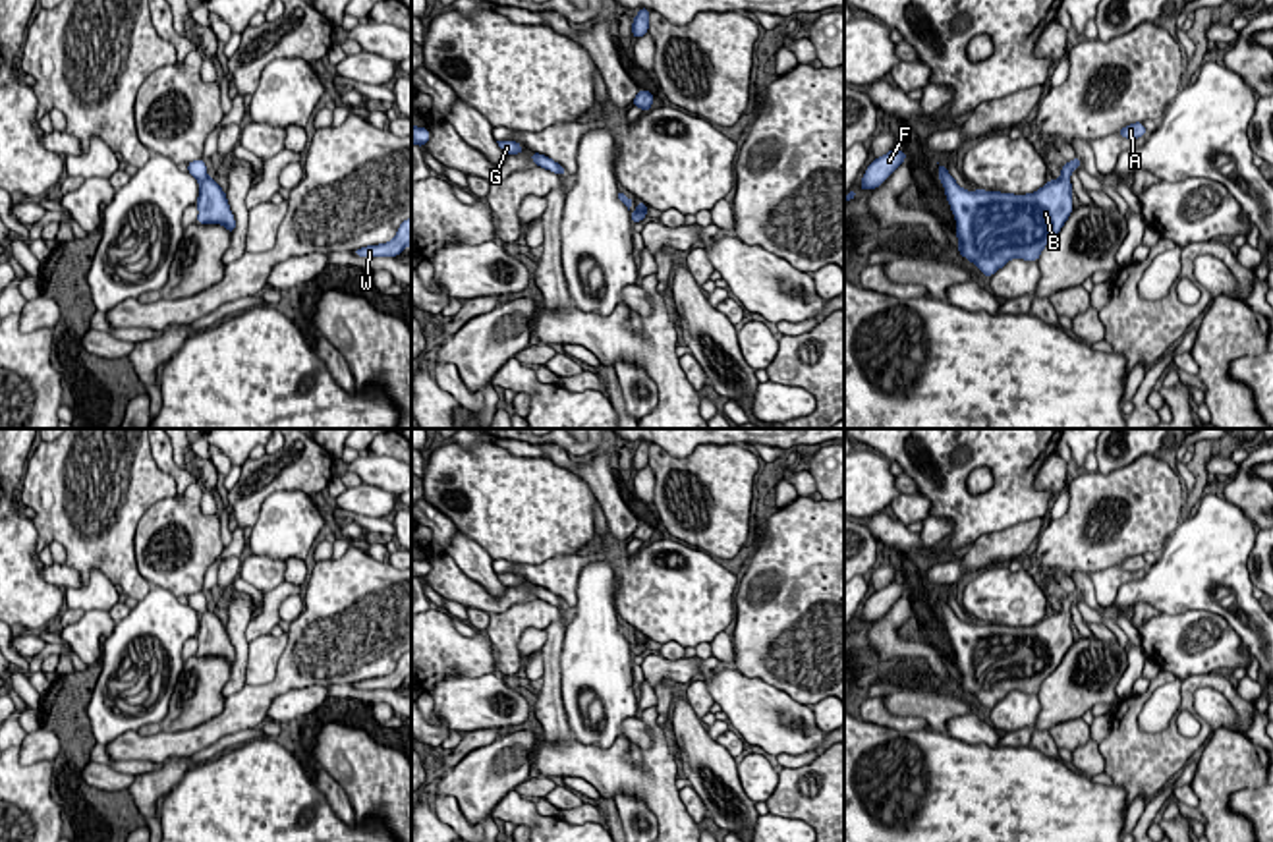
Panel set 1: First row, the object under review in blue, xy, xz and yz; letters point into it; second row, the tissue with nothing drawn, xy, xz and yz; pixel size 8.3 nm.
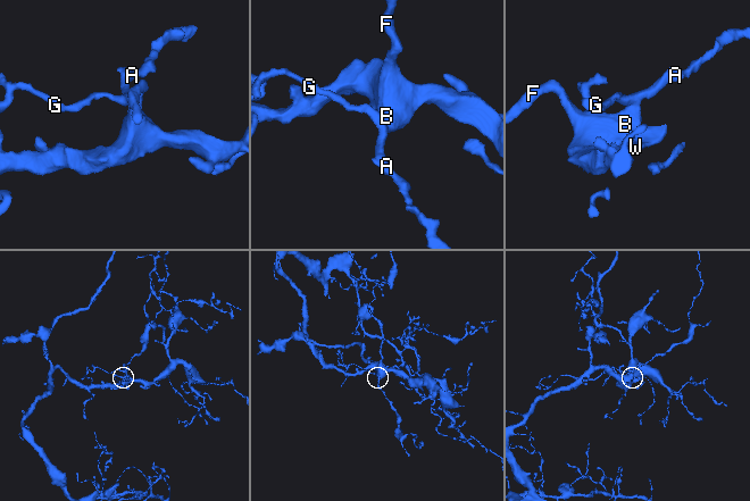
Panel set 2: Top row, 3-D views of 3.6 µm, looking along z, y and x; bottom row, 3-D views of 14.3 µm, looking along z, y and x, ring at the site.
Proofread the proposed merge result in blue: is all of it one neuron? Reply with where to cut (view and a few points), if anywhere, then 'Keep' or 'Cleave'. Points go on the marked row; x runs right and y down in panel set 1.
No split. Keep

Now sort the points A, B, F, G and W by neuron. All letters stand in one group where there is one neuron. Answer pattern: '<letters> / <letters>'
A B F G W

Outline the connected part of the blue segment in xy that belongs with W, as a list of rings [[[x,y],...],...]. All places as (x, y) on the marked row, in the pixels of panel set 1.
[[[411,218],[404,220],[396,232],[396,238],[388,243],[369,245],[352,251],[357,257],[398,257],[406,245],[411,245]]]

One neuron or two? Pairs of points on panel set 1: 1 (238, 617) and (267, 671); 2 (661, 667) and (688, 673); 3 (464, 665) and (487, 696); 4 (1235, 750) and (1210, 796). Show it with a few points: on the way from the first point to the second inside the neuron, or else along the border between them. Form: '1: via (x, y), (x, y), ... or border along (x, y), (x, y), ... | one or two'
1: border along (250, 642), (244, 682) | two
2: via (667, 669), (682, 671) | one
3: border along (495, 671), (478, 676), (447, 676), (431, 690) | two
4: via (1231, 761), (1214, 785) | one

